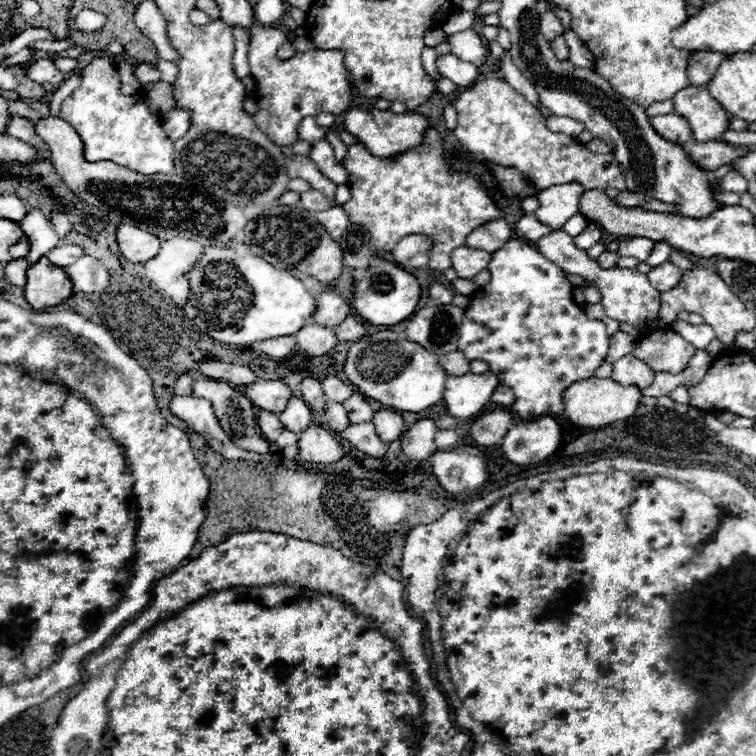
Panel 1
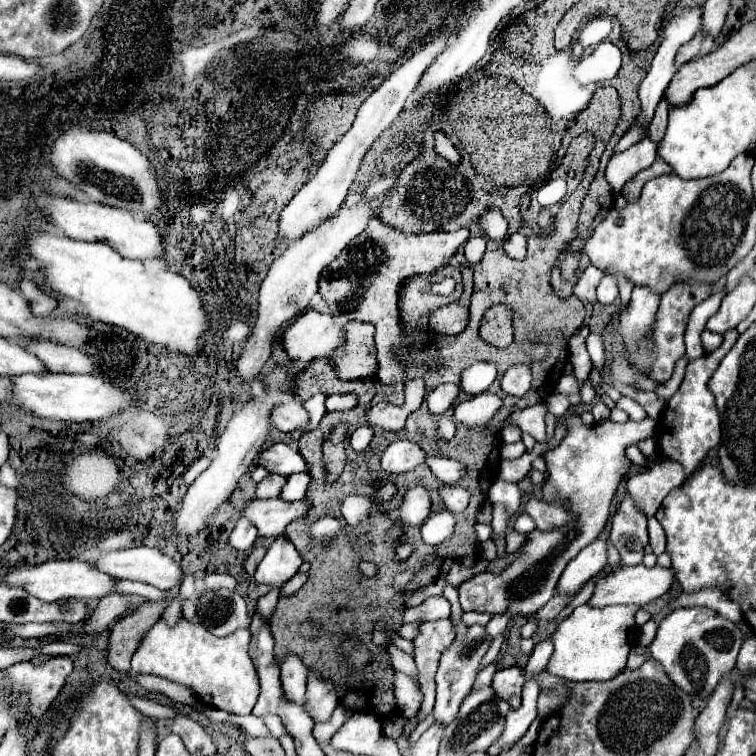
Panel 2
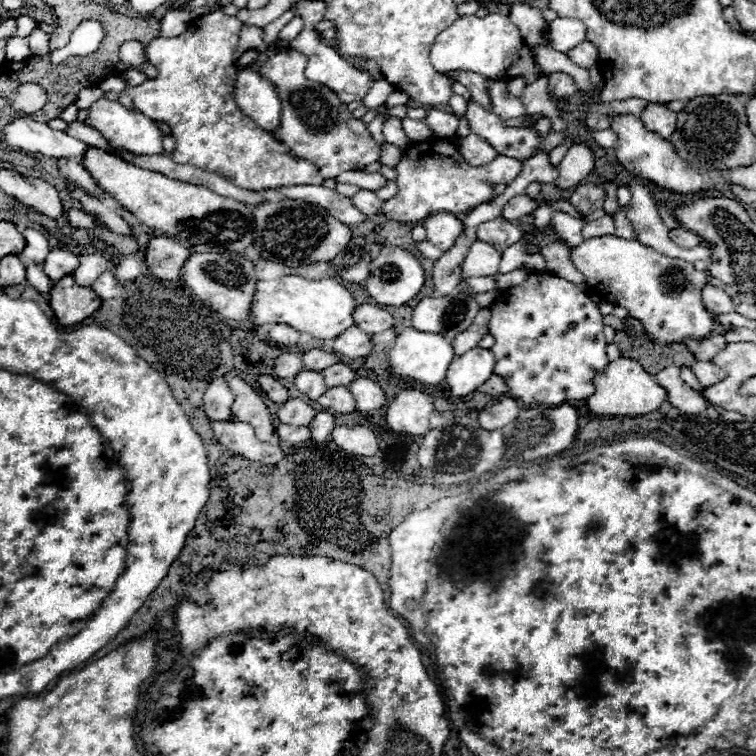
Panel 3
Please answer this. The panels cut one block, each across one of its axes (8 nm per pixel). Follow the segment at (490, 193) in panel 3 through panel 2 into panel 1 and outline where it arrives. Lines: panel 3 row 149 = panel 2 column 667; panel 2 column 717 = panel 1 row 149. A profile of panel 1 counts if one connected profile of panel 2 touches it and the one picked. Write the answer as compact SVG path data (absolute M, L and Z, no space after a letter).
M430 126L426 128L426 136L420 146L406 150L404 154L394 154L390 158L376 158L370 154L370 150L362 144L354 144L348 148L348 156L344 158L342 166L348 170L348 186L352 192L352 198L342 206L352 222L362 224L370 232L370 244L372 248L380 252L390 252L404 236L408 234L426 234L434 242L430 252L430 264L428 268L444 272L452 266L450 254L458 244L464 244L466 236L478 228L480 224L486 224L490 220L502 218L500 204L492 198L490 190L484 188L478 180L478 176L468 172L450 172L450 166L444 158L444 144L440 140L440 134Z

